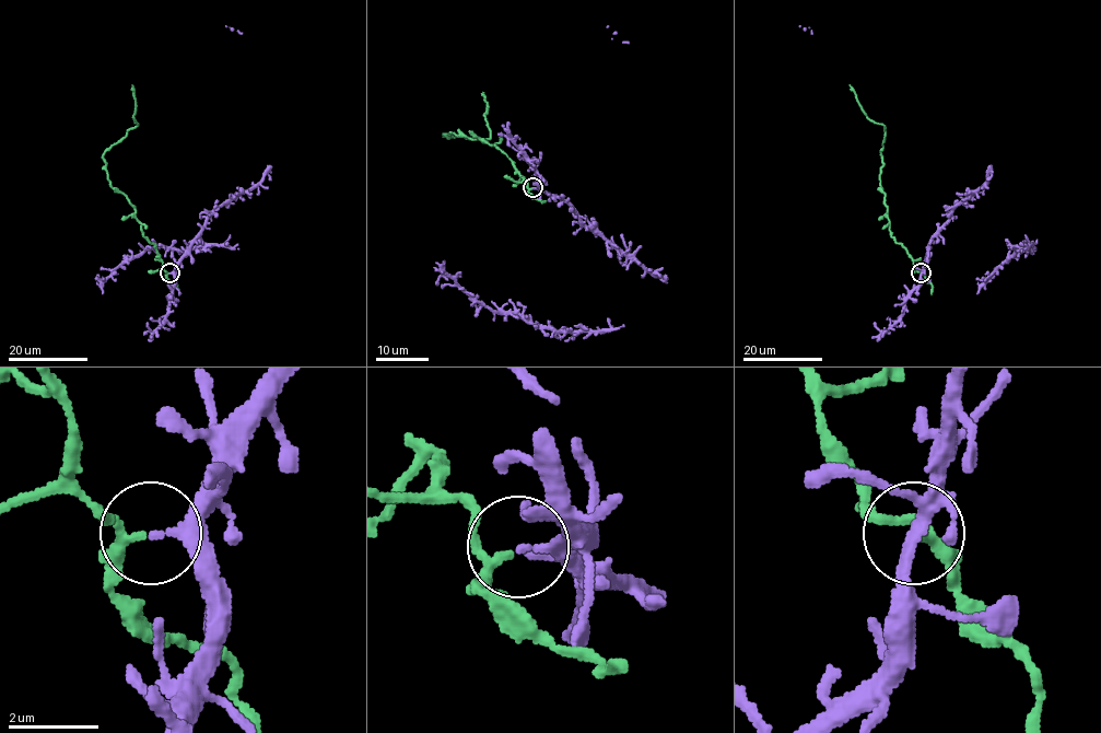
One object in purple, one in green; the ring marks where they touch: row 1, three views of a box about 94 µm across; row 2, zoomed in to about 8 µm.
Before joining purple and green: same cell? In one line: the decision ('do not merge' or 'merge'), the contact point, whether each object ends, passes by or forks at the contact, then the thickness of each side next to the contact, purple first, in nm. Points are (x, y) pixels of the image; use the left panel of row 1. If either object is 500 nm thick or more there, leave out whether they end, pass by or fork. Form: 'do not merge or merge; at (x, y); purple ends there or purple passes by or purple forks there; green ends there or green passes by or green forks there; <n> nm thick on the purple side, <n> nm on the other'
do not merge; at (170, 272); purple passes by; green passes by; 160 nm thick on the purple side, 170 nm on the other

